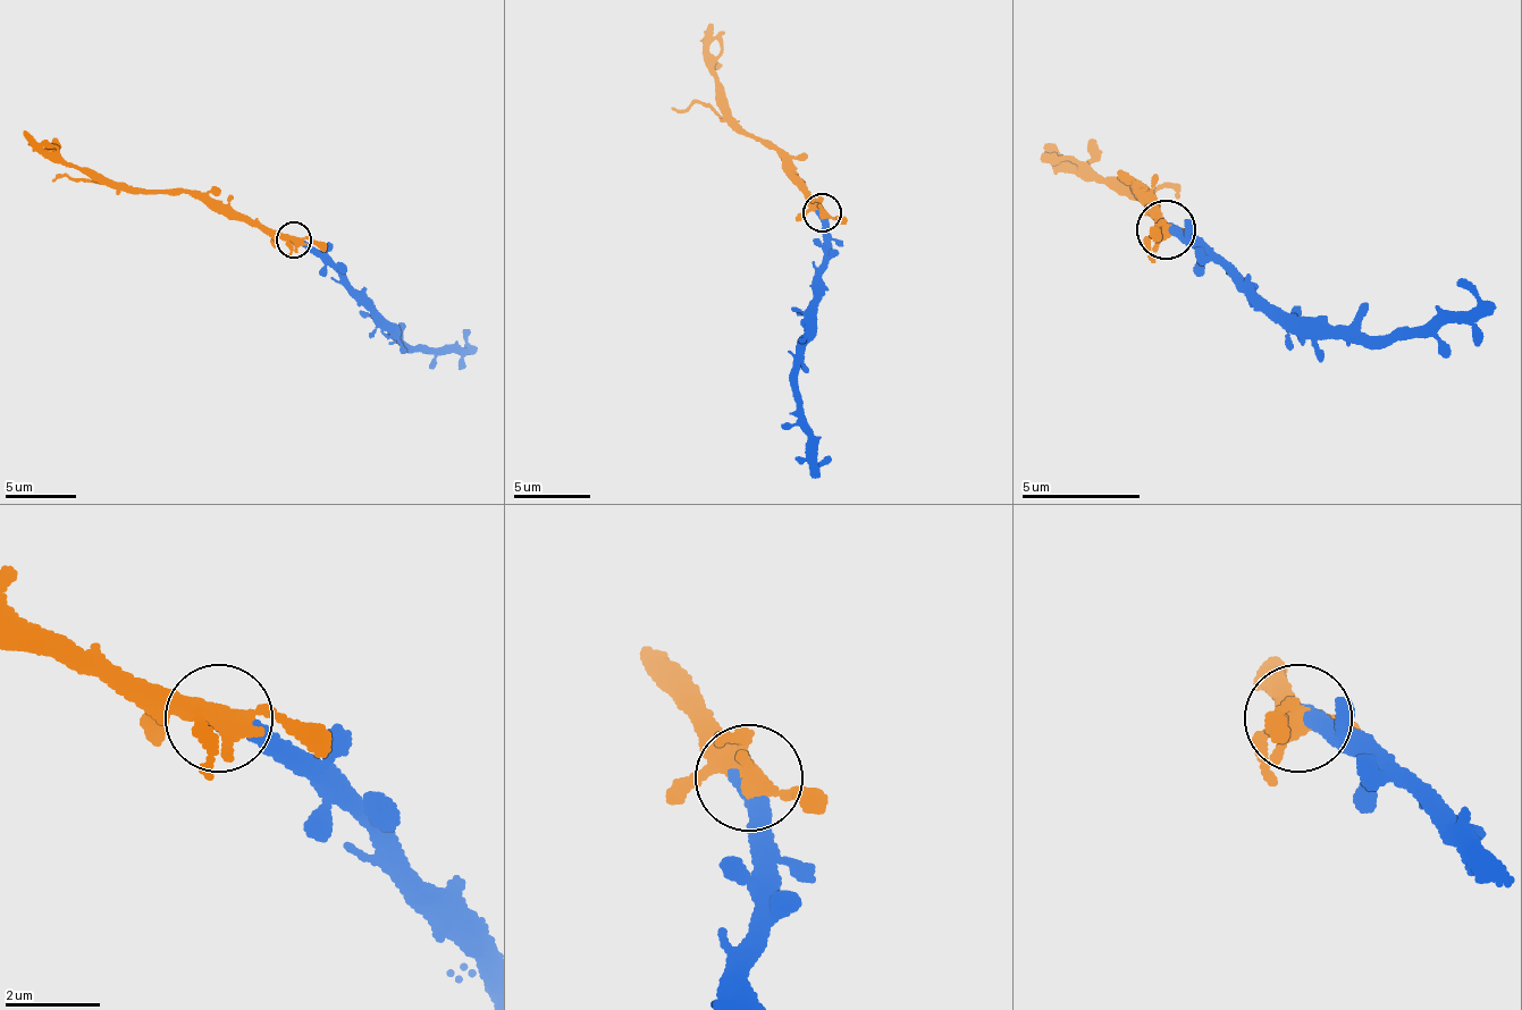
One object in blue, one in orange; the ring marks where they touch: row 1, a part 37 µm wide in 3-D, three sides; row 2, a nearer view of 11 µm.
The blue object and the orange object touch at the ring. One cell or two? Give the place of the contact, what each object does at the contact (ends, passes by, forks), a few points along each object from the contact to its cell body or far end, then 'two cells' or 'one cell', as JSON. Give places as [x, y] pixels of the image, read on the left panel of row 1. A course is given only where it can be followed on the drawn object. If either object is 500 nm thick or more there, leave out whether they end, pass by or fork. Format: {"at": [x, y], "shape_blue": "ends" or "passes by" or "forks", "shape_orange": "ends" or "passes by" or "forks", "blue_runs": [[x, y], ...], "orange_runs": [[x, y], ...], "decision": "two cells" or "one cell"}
{"at": [293, 240], "shape_blue": "ends", "shape_orange": "forks", "blue_runs": [[292, 238], [326, 257], [366, 296], [385, 326], [412, 347], [437, 354], [450, 347], [461, 351], [465, 328]], "orange_runs": [[292, 238], [271, 238], [190, 194], [117, 186], [39, 148], [25, 132]], "decision": "one cell"}

